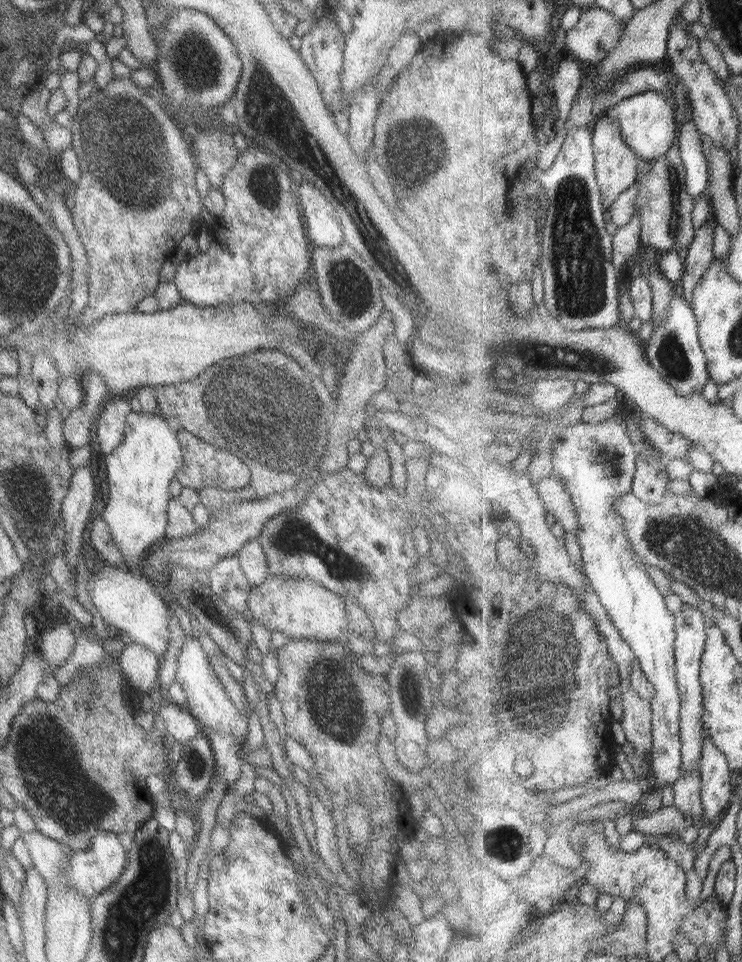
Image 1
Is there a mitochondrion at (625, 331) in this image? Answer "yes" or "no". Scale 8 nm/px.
no

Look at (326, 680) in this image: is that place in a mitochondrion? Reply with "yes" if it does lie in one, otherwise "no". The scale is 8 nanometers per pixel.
yes

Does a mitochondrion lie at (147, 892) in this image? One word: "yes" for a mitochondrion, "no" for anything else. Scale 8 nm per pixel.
yes

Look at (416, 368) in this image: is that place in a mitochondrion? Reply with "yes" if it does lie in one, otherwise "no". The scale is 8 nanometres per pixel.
no

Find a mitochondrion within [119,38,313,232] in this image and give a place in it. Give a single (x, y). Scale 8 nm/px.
(264, 114)

